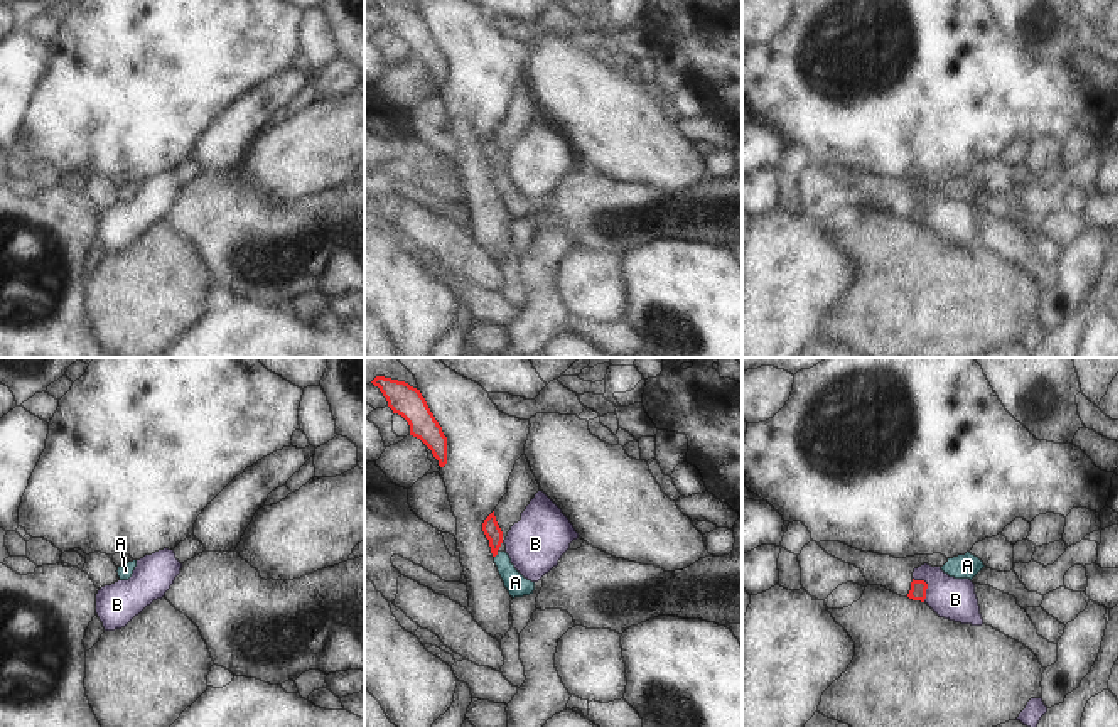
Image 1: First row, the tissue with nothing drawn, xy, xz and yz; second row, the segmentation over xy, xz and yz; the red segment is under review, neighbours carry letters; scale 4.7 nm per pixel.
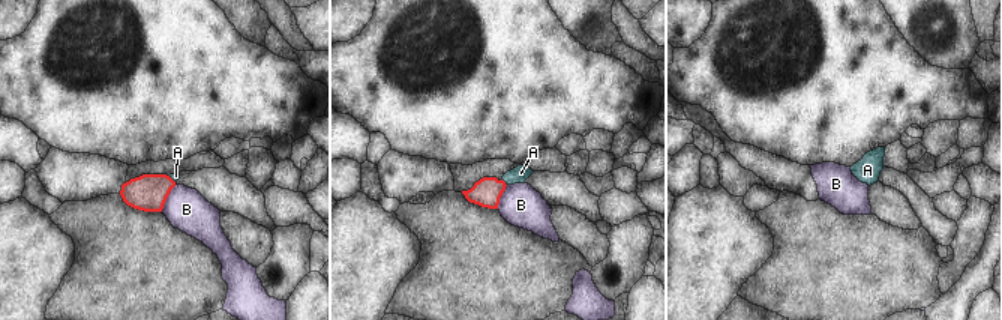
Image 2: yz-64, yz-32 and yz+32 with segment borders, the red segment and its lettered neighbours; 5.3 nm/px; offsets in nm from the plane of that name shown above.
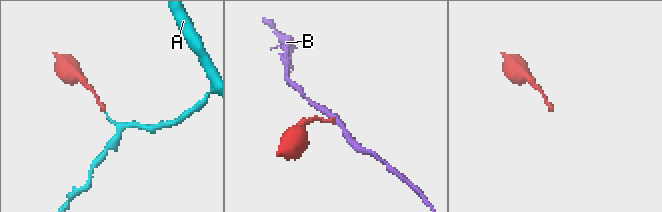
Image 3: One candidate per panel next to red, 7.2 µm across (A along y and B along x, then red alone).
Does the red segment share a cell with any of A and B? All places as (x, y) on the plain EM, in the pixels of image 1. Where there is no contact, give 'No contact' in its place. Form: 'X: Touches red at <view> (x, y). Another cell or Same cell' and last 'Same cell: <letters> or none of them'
A: Touches red at xz (496, 176). Same cell
B: Touches red at yz (926, 208). Another cell
Same cell: A

